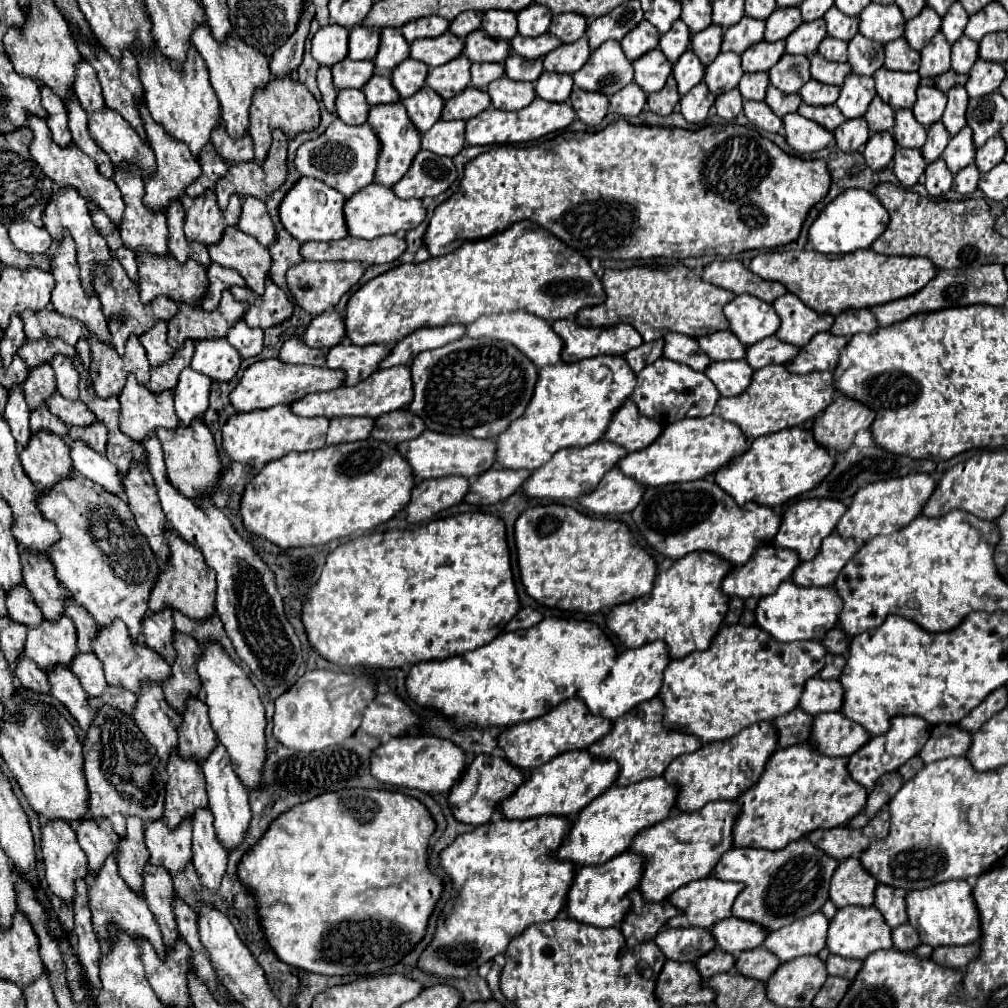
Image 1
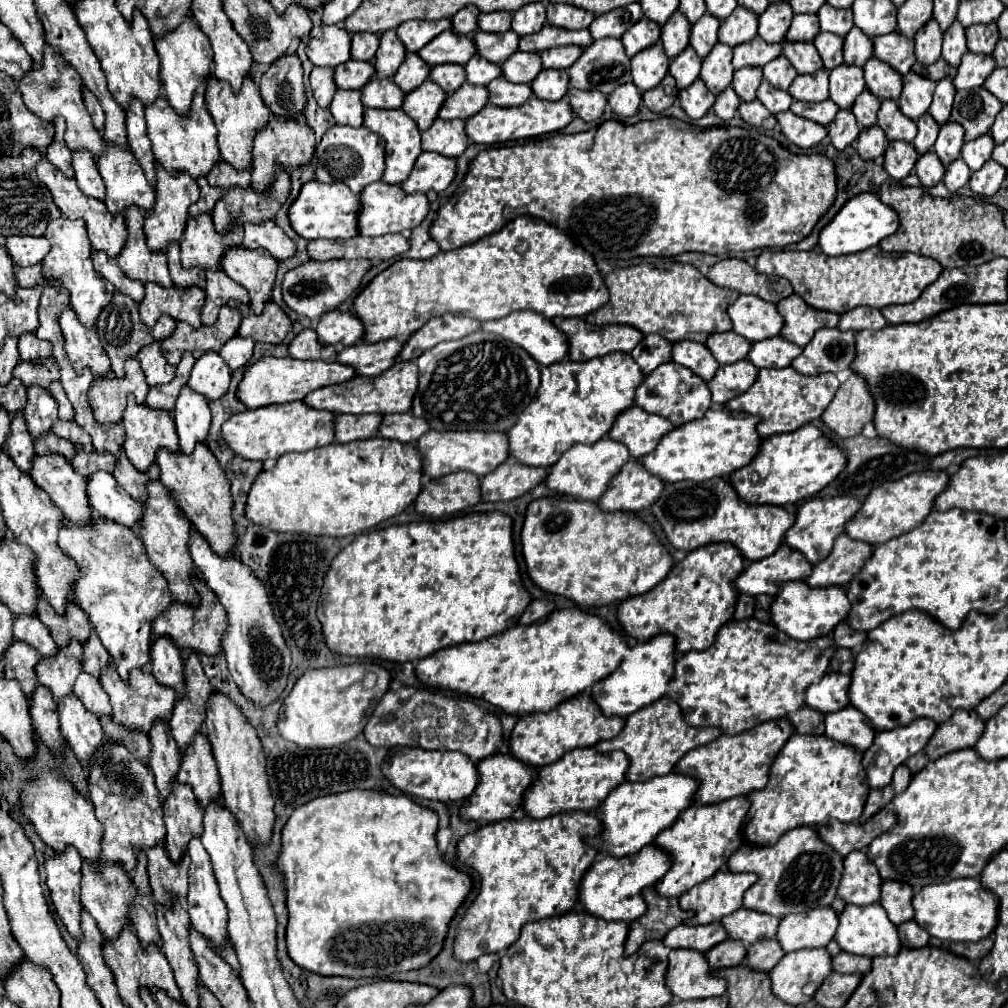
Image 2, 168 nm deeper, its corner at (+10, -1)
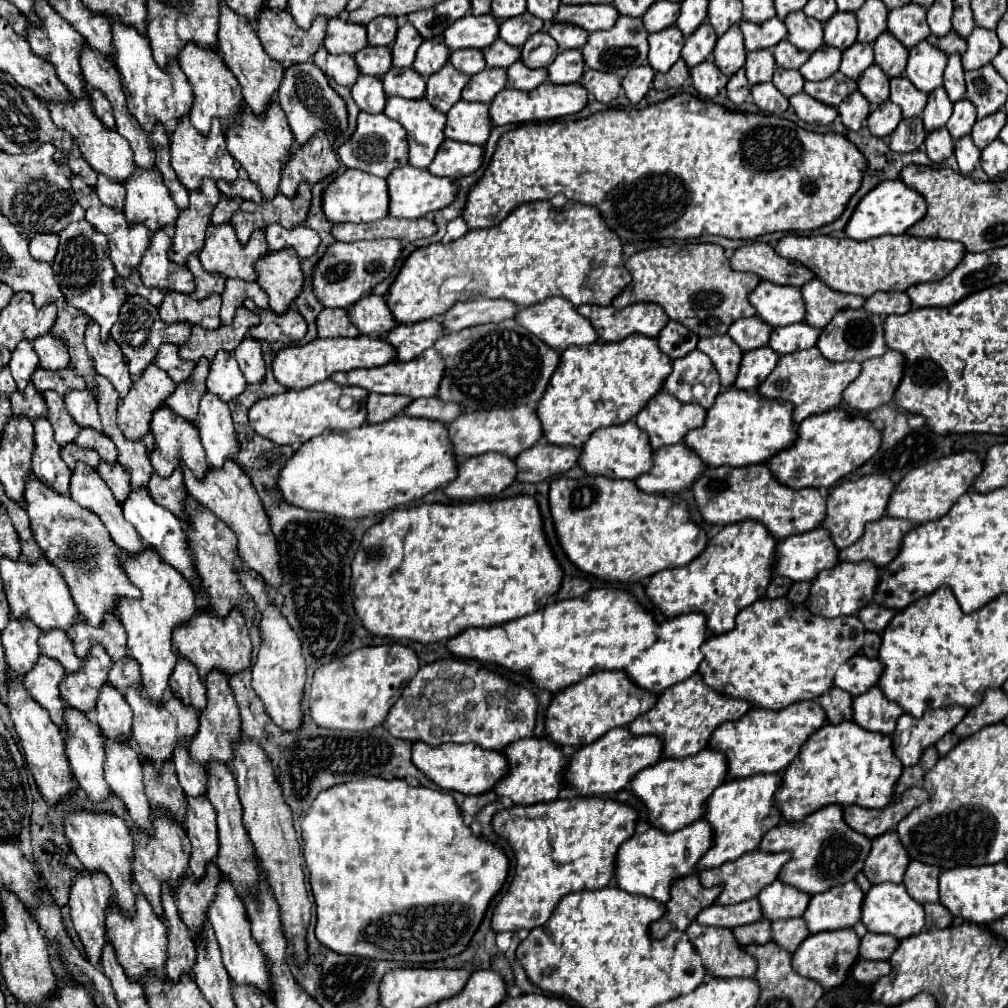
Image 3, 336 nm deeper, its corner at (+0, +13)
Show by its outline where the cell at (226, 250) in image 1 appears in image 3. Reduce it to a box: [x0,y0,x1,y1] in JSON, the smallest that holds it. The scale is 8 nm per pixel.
[257,250,305,314]

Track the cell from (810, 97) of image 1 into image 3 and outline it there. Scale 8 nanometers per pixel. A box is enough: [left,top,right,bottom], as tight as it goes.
[799,44,841,82]

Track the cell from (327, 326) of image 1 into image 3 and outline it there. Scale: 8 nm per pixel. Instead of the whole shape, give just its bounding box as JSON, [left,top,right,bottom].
[349,294,397,336]

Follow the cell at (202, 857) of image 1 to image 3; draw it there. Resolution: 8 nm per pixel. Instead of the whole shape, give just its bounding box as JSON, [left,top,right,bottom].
[209,878,275,1000]

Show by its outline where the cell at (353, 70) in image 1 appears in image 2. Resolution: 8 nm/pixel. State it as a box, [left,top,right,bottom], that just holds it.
[335,60,375,90]

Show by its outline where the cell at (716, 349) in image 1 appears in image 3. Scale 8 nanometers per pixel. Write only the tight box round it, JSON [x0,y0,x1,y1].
[727,316,773,352]

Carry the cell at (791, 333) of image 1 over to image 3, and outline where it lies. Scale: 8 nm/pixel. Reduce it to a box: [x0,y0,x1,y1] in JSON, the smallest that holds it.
[801,278,865,328]

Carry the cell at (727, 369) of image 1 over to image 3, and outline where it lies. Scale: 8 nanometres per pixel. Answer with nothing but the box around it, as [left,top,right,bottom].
[735,346,779,390]

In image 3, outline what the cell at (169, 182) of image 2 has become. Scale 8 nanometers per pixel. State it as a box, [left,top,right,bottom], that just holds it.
[171,182,221,266]

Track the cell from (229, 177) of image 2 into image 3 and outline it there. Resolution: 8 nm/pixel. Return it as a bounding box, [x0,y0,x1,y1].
[217,170,263,204]

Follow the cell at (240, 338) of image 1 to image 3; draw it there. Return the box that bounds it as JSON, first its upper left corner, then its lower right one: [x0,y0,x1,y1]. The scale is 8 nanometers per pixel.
[235,338,265,384]

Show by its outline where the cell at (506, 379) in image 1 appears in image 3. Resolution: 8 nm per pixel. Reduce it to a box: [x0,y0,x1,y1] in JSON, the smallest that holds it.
[435,320,559,412]

